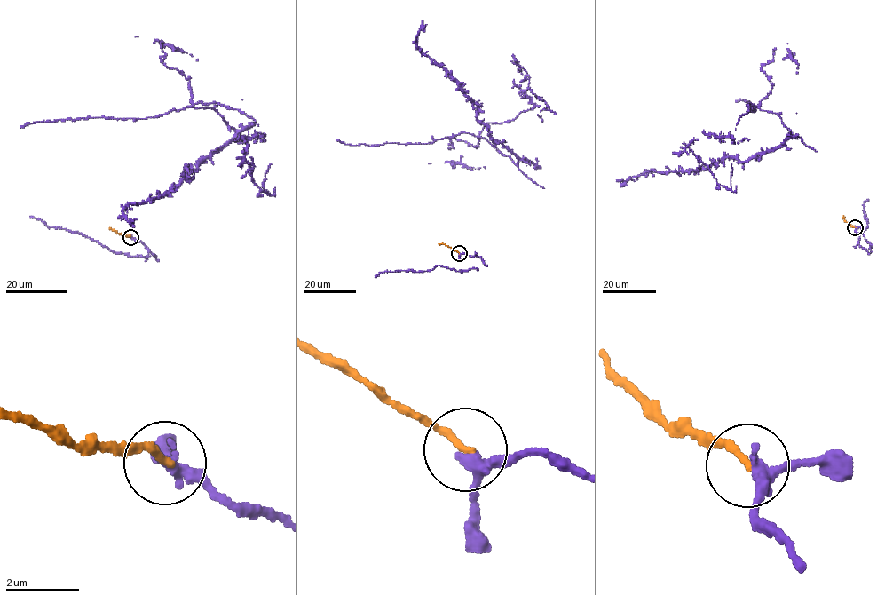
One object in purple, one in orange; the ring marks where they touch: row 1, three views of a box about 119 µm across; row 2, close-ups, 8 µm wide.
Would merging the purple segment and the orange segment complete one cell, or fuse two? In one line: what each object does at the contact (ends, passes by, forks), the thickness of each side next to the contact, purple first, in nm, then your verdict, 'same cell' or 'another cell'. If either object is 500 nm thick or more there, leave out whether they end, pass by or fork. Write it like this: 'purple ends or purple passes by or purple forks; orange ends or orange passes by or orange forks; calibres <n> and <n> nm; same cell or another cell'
purple passes by; orange ends; calibres 280 and 200 nm; same cell

